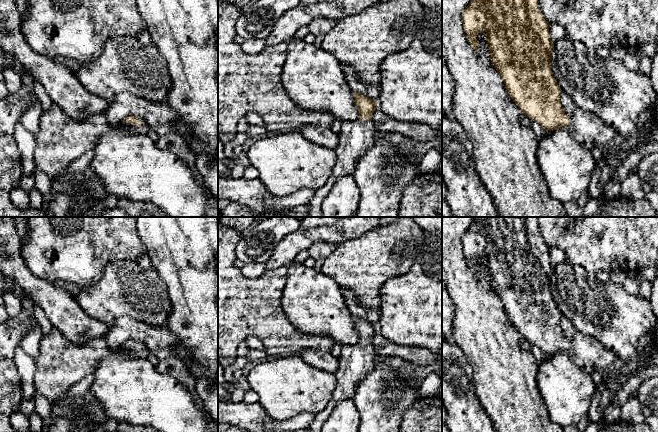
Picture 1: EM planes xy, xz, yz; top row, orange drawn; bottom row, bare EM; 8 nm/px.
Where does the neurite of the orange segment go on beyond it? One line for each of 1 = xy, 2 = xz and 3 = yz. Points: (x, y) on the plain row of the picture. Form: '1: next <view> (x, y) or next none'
1: next xy (143, 352)
2: next xz (356, 360)
3: next yz (585, 351)

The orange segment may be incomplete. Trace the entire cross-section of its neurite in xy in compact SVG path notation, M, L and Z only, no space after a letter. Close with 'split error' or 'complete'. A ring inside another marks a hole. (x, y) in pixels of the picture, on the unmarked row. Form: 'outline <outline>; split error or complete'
outline M128 340L120 349L127 351L131 357L136 358L147 358L150 354L145 344L135 340Z; split error

